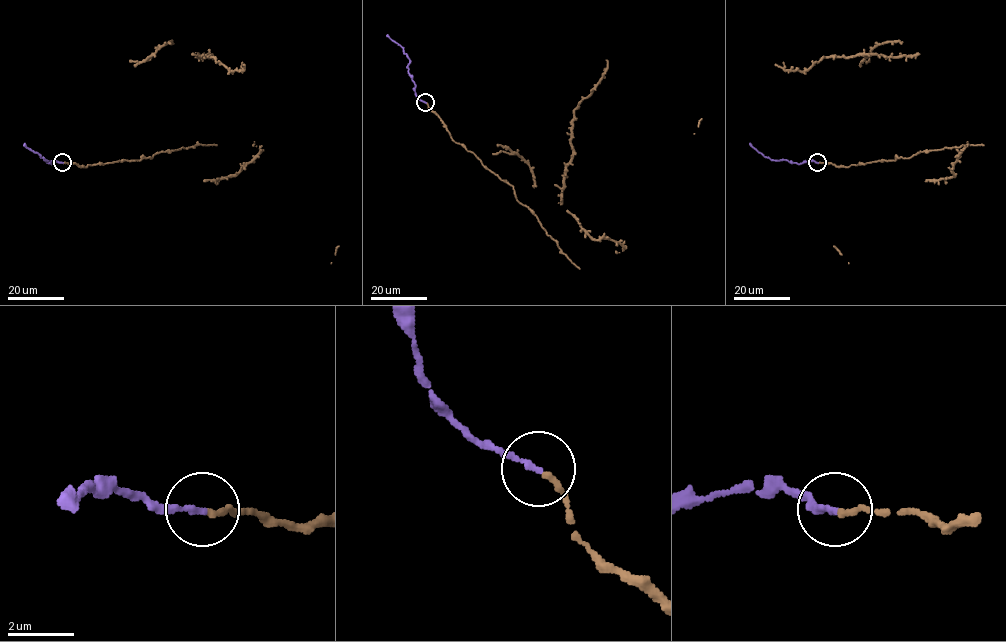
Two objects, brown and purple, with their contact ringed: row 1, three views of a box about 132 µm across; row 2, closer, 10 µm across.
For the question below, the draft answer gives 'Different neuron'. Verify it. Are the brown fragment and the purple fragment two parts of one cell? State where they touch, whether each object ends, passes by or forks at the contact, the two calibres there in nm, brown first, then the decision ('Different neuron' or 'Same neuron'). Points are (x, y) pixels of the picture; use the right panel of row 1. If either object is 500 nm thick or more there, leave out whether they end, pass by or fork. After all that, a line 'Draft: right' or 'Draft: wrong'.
Place: (817, 162). At the ring brown ends. At the ring purple ends. Thickness 180 nm (brown) against 170 nm. Same neuron
Draft: wrong

